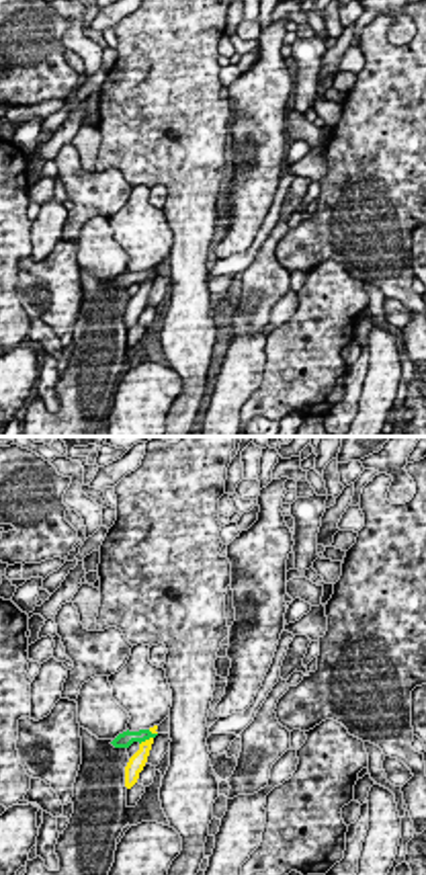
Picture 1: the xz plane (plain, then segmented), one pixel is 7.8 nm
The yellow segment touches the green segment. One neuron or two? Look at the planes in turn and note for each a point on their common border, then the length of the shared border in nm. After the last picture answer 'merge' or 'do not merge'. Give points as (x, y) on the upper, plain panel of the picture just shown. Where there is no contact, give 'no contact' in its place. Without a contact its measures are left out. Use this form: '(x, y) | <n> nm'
(150, 279) | 180 nm

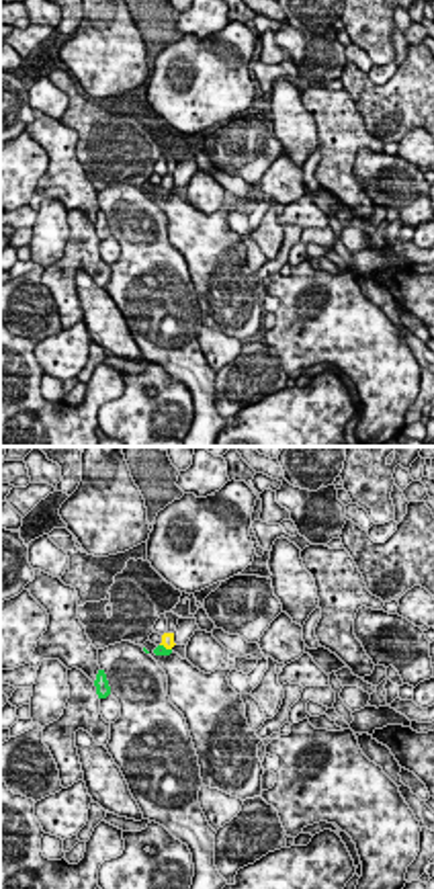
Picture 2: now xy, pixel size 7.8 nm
(166, 189) | 110 nm

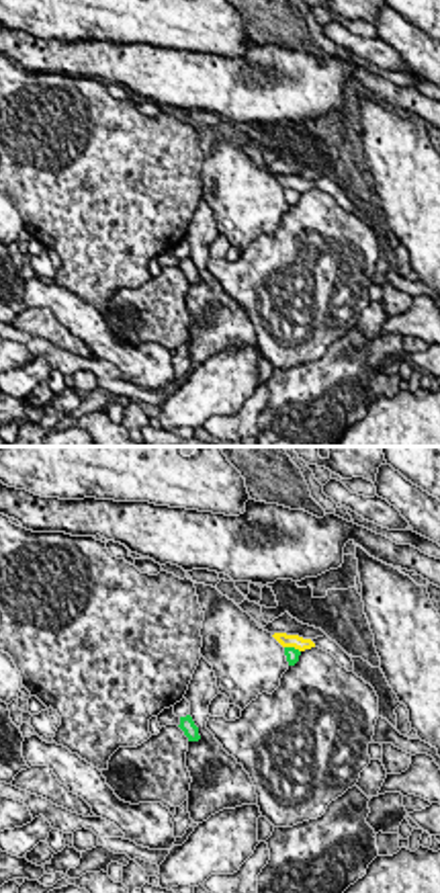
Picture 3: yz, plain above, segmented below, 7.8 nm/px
(293, 187) | 140 nm

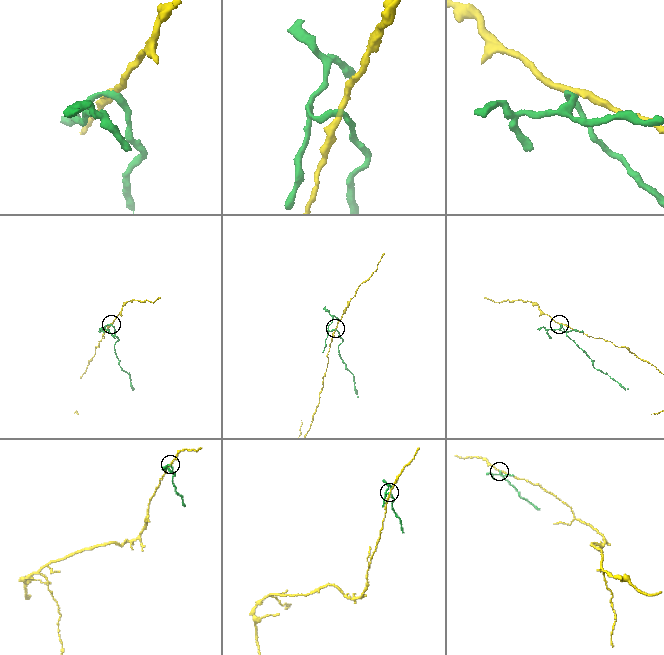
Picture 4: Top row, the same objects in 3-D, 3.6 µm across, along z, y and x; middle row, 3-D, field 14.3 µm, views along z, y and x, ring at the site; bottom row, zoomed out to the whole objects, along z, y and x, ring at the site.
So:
do not merge

